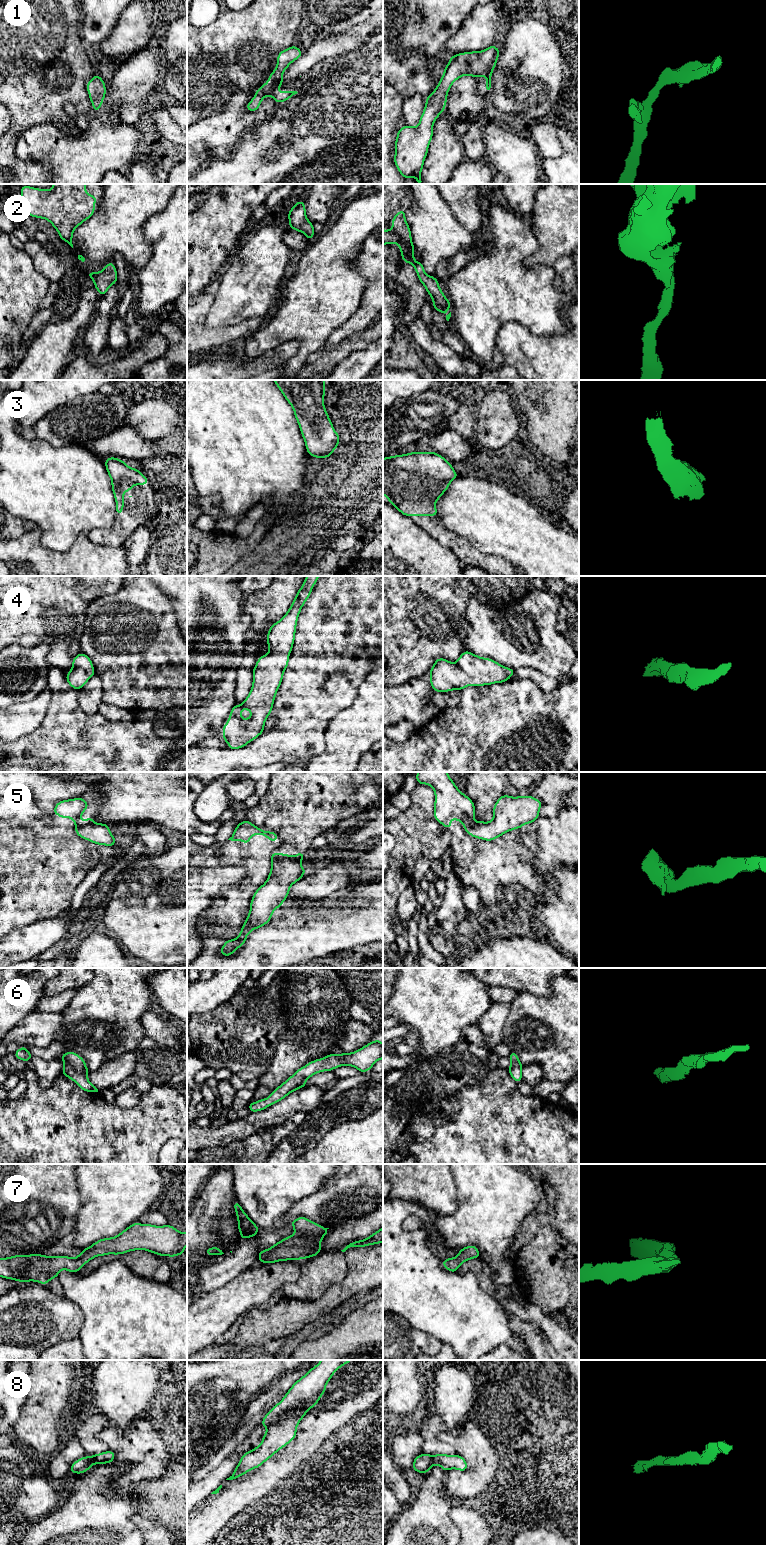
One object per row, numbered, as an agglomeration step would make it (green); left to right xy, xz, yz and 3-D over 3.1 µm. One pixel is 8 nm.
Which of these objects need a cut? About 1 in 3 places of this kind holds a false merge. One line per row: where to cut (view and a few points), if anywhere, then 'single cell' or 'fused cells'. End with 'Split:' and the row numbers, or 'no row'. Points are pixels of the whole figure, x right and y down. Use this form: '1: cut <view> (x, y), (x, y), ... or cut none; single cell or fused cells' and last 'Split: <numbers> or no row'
1: cut none; single cell
2: cut none; single cell
3: cut none; single cell
4: cut none; single cell
5: cut yz (474, 822), (466, 821), (463, 825); fused cells
6: cut none; single cell
7: cut none; single cell
8: cut none; single cell
Split: 5

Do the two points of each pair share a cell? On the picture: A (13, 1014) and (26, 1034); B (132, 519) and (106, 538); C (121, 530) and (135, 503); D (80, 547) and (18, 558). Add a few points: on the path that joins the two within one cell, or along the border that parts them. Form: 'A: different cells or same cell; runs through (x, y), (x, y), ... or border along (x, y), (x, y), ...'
A: different cells; border along (35, 1010), (24, 1016), (10, 1030)
B: same cell; runs through (126, 524), (112, 536)
C: same cell; runs through (125, 523), (134, 510)
D: same cell; runs through (65, 559), (33, 559)

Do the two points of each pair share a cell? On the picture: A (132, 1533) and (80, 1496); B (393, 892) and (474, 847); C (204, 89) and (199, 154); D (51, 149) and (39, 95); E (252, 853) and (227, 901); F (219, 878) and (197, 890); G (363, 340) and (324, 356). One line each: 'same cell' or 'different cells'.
A: same cell
B: different cells
C: different cells
D: different cells
E: same cell
F: same cell
G: same cell

